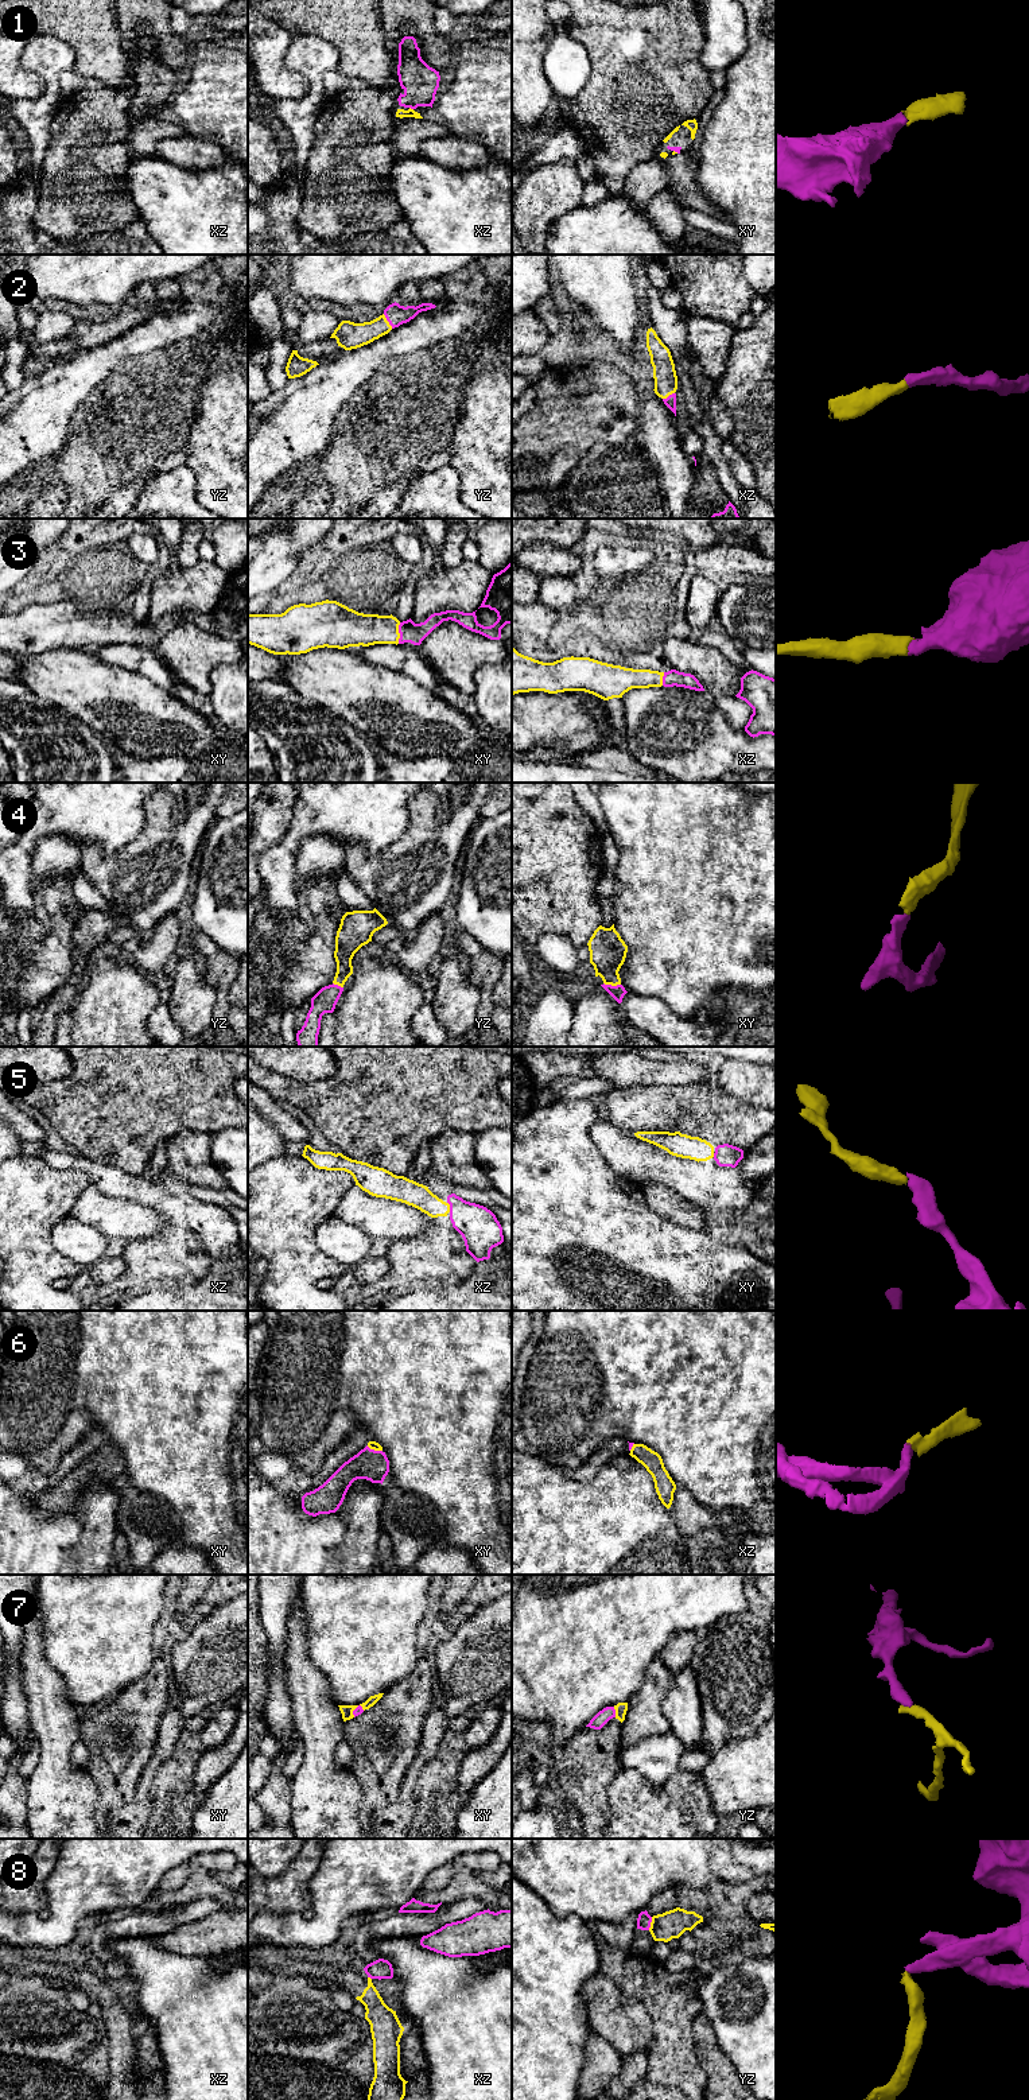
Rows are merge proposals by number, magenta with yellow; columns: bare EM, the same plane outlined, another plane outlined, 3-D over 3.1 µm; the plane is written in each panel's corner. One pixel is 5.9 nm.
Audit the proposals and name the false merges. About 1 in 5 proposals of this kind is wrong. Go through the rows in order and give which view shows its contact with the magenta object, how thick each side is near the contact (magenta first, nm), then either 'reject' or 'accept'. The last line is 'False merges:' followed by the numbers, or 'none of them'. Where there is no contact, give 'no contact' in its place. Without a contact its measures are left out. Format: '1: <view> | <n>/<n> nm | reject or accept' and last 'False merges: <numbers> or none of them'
1: xz | 220/50 nm | accept
2: yz | 120/160 nm | accept
3: xy | 130/190 nm | accept
4: xy | 80/220 nm | accept
5: xz | 240/140 nm | accept
6: xy | 180/50 nm | accept
7: yz | 80/70 nm | accept
8: yz | 90/170 nm | reject
False merges: 8

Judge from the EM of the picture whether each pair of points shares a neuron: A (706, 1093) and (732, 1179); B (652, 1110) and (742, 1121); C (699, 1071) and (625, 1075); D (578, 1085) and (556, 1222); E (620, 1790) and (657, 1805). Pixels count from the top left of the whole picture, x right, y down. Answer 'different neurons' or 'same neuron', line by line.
A: different neurons
B: same neuron
C: same neuron
D: different neurons
E: same neuron

